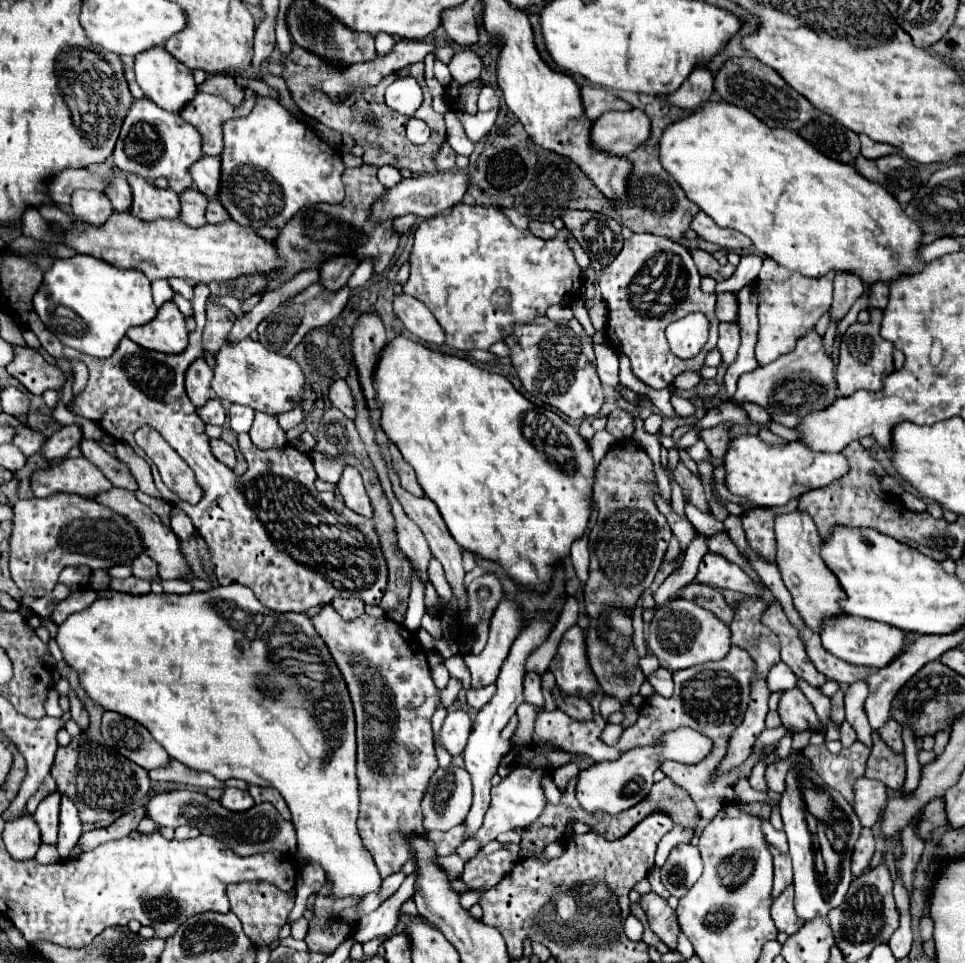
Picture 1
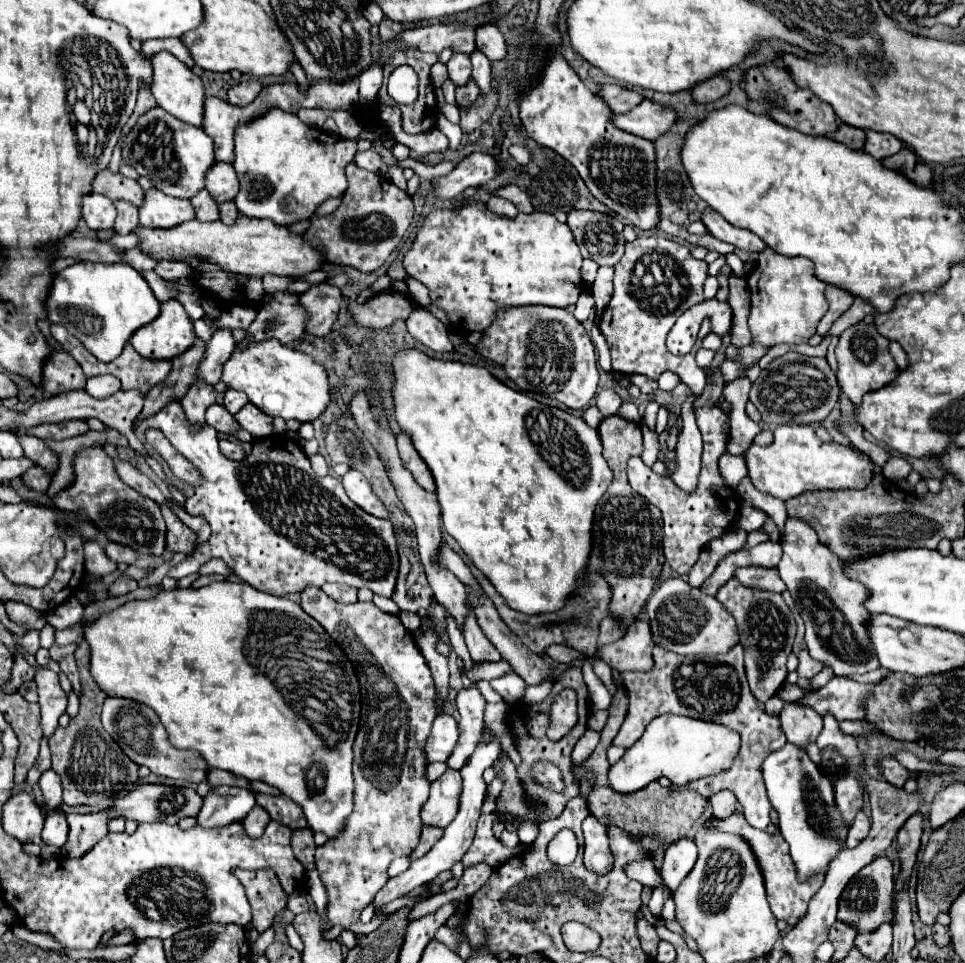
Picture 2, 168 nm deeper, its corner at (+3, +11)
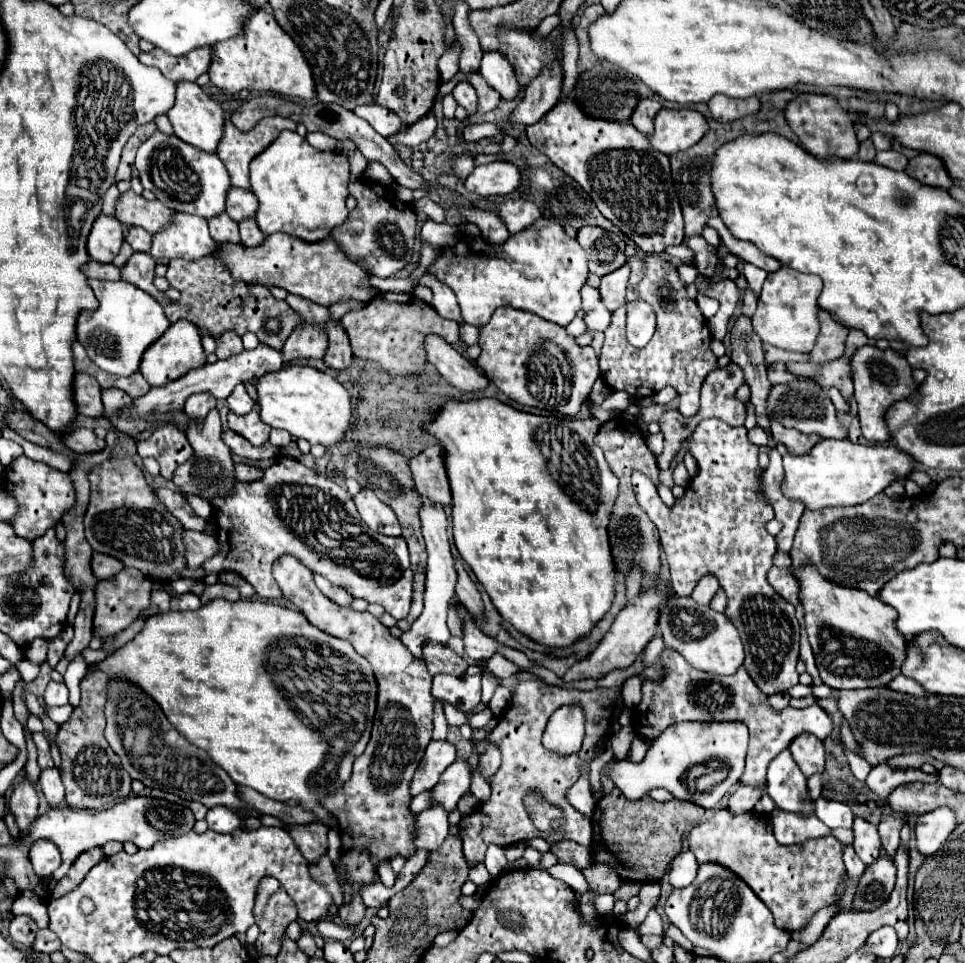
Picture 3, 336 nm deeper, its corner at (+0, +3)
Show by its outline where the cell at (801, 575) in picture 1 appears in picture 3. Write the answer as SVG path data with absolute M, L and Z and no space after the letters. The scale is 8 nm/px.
M815 565L791 567L791 573L799 581L799 601L805 611L807 635L825 685L837 689L883 687L899 675L907 641L895 629L897 611L893 607L861 589L831 583L817 573Z

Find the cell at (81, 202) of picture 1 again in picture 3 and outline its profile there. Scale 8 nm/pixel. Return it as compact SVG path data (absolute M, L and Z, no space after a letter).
M99 215L87 239L87 253L99 263L111 263L123 243L123 229L115 215Z

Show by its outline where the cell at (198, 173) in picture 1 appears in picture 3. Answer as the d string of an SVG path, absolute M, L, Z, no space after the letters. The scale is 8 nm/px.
M229 187L229 197L225 201L225 211L233 221L241 221L253 217L257 211L257 197L249 189Z

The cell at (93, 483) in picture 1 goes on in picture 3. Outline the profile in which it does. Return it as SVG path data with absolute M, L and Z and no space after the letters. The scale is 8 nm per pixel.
M109 457L101 465L95 465L91 469L89 481L91 481L91 499L83 523L85 523L85 537L93 547L93 551L117 557L125 567L135 567L147 577L163 579L163 581L177 579L179 571L185 569L185 559L183 559L185 545L181 541L183 525L165 509L163 503L157 501L153 489L147 485L143 477L143 471L131 459Z

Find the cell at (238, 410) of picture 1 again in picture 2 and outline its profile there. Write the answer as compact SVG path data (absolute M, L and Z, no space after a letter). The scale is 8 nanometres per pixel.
M228 389L228 391L224 393L224 407L226 407L232 415L236 415L246 403L248 403L248 397L246 397L244 393L238 393L238 391L234 391L234 389Z

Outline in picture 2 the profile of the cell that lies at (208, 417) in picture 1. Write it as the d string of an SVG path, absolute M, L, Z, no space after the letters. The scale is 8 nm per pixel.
M212 405L206 411L206 423L210 427L214 427L220 435L234 435L240 429L236 425L236 419L222 405Z

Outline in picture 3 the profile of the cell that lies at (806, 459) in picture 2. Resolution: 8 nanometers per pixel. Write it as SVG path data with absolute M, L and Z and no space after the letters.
M821 439L817 445L809 449L805 455L783 455L785 477L781 481L781 491L785 497L793 501L801 501L807 509L825 509L825 507L847 507L859 505L881 493L895 477L907 477L913 471L913 457L909 453L899 451L897 447L881 447L881 445L855 445L849 439Z

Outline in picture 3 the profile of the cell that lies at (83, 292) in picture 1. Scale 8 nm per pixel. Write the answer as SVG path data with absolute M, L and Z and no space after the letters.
M89 279L99 307L97 311L85 311L77 319L77 341L85 347L89 359L103 371L129 377L139 369L143 351L157 341L171 325L163 313L163 307L145 291L129 285L127 281L99 281Z

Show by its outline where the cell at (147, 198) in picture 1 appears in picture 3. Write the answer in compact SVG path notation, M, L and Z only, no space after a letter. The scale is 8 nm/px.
M173 211L173 221L165 229L153 233L151 255L155 259L199 259L217 249L217 243L211 239L207 221L197 215Z

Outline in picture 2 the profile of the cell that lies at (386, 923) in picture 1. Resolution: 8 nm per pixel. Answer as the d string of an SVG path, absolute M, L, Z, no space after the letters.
M484 729L484 737L482 737L482 741L478 743L478 749L474 751L474 757L470 757L470 761L468 761L468 763L464 765L464 769L460 771L464 785L462 785L460 805L458 805L458 813L456 813L454 821L444 829L442 839L436 841L436 845L434 845L424 857L420 857L418 861L414 861L414 863L408 867L408 871L404 871L404 873L400 873L398 877L390 879L390 881L380 889L380 893L378 893L376 899L374 899L374 901L376 901L376 907L382 907L382 905L390 903L392 899L402 897L402 895L414 891L414 889L420 887L420 885L430 883L436 875L440 875L442 871L450 869L454 863L458 863L458 861L464 857L464 853L470 849L470 843L472 843L472 839L474 839L476 823L478 823L478 817L480 817L482 799L484 799L484 791L486 791L486 783L482 781L482 773L484 773L484 769L492 767L492 763L494 763L496 757L500 755L500 751L502 751L502 749L500 749L500 739L498 739L494 733L490 733L488 729Z

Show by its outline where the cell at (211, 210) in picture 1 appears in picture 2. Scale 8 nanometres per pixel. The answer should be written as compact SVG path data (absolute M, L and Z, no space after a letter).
M226 201L220 205L220 221L226 225L232 225L238 219L238 209L232 201Z

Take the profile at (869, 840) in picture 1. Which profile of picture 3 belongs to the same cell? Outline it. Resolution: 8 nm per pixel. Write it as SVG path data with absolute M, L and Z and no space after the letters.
M857 817L853 823L853 833L855 833L855 841L853 841L855 853L859 855L859 859L865 865L871 865L879 857L879 849L881 849L881 839L879 839L877 827L871 825L869 821Z

